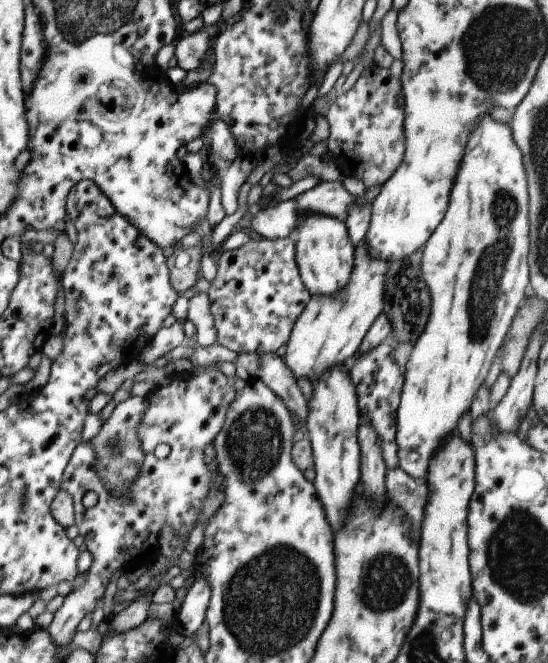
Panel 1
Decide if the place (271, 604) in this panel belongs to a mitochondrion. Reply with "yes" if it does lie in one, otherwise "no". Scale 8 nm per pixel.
yes

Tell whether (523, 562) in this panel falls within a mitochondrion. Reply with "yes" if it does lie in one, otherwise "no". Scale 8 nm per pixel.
yes

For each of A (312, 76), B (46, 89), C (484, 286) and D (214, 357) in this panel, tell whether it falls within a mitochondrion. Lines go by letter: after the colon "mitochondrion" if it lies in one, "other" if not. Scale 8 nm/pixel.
A: other
B: other
C: mitochondrion
D: other

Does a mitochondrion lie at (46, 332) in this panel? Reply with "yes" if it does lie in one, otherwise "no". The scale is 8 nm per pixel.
no

